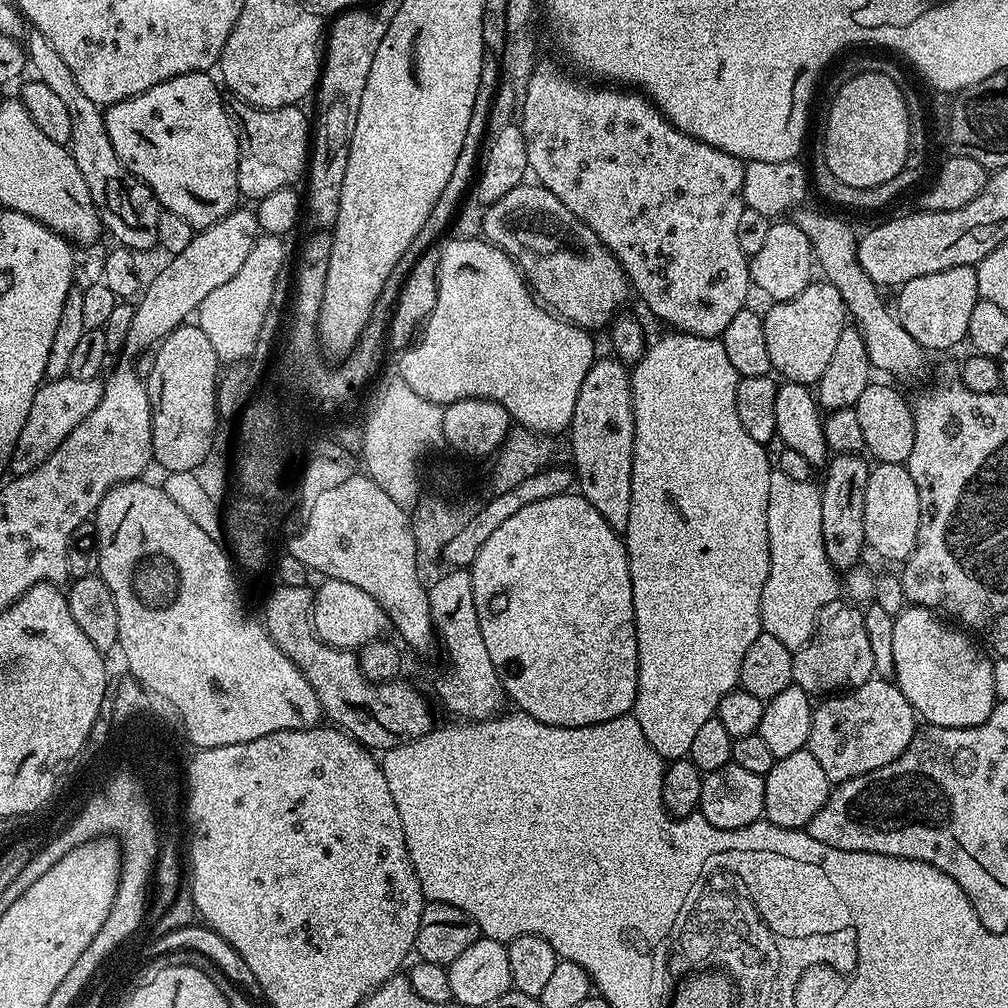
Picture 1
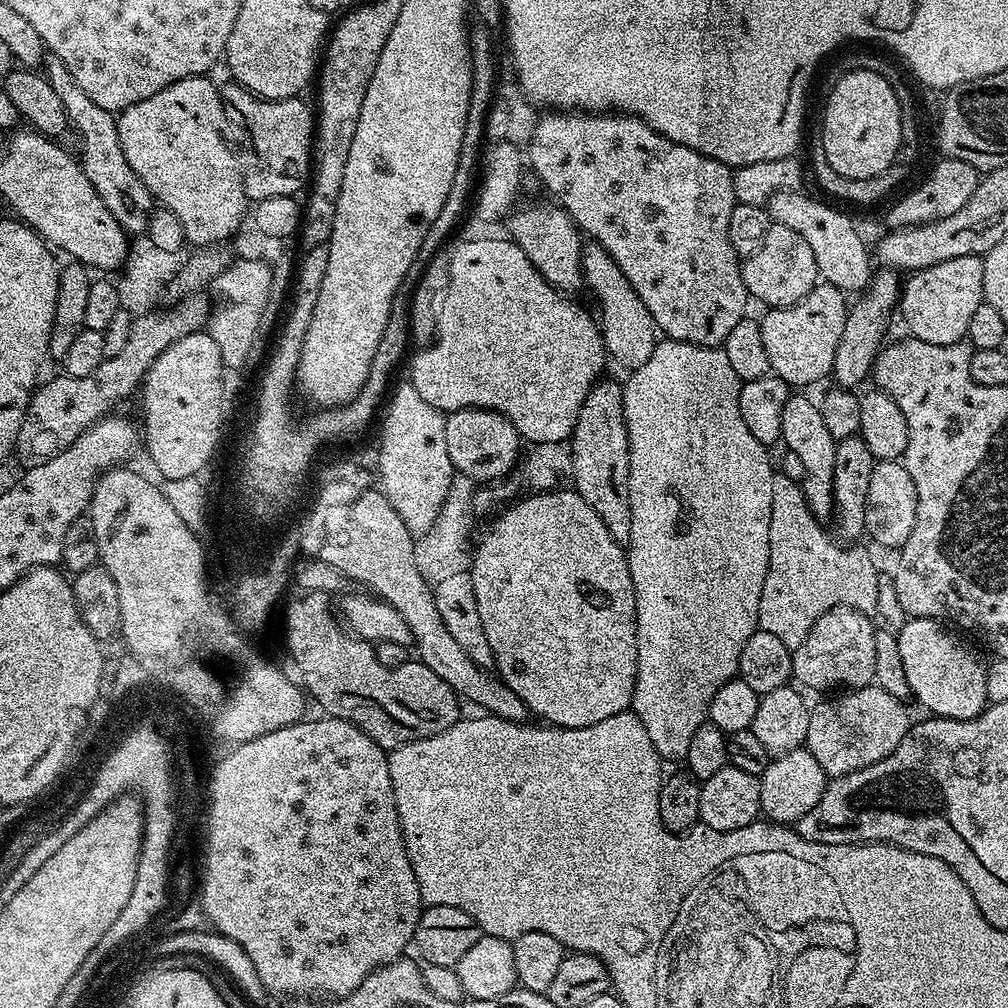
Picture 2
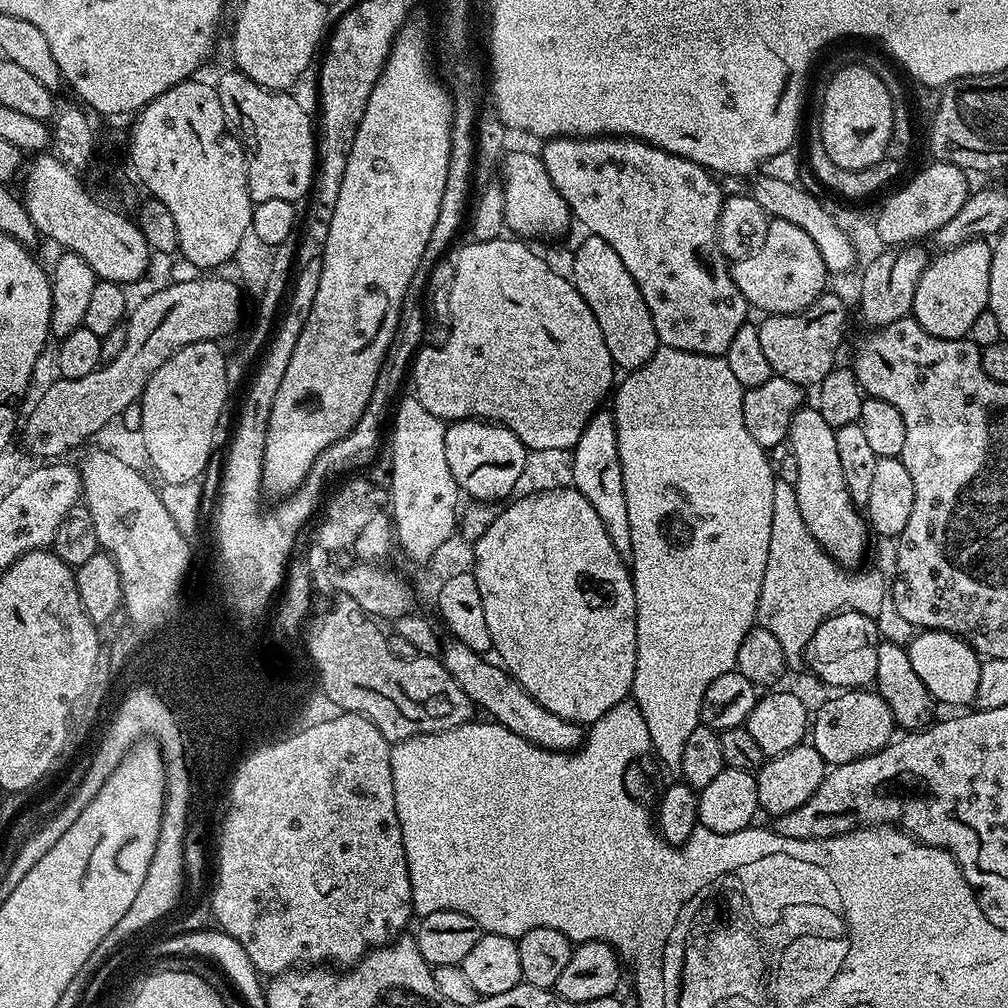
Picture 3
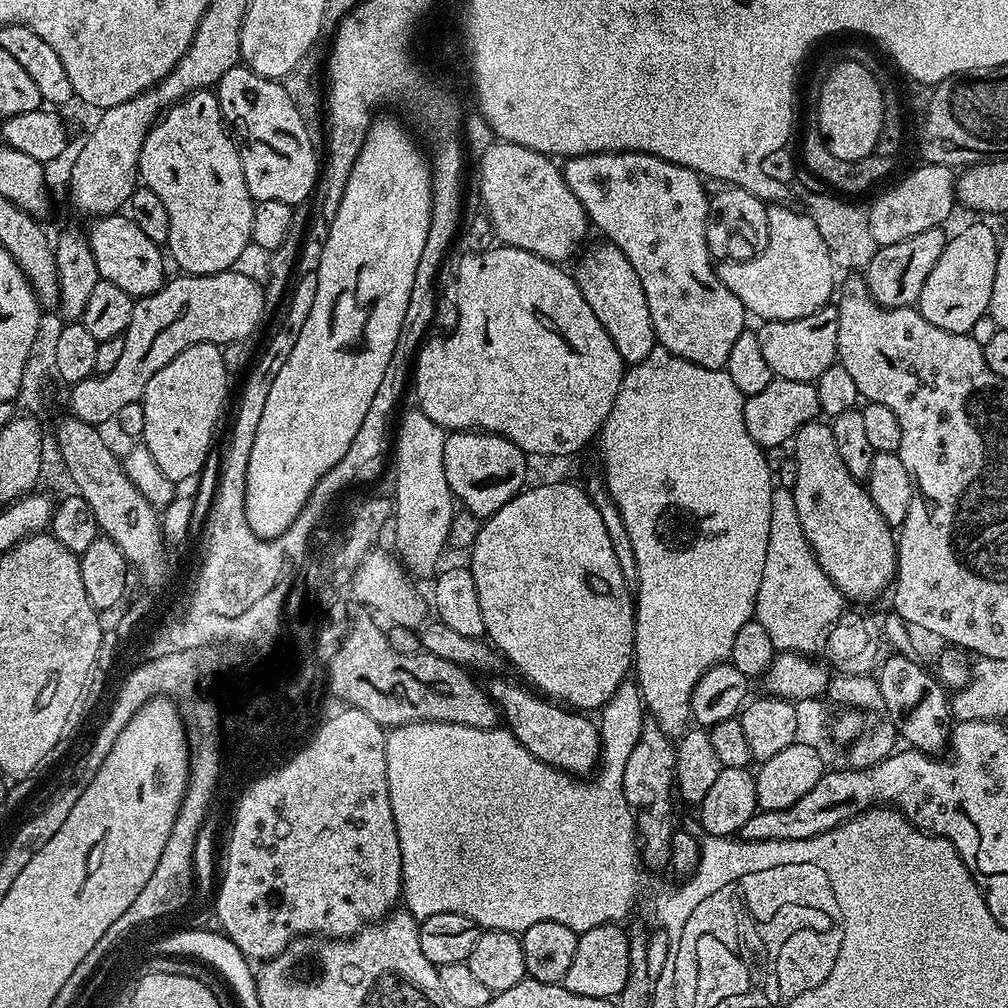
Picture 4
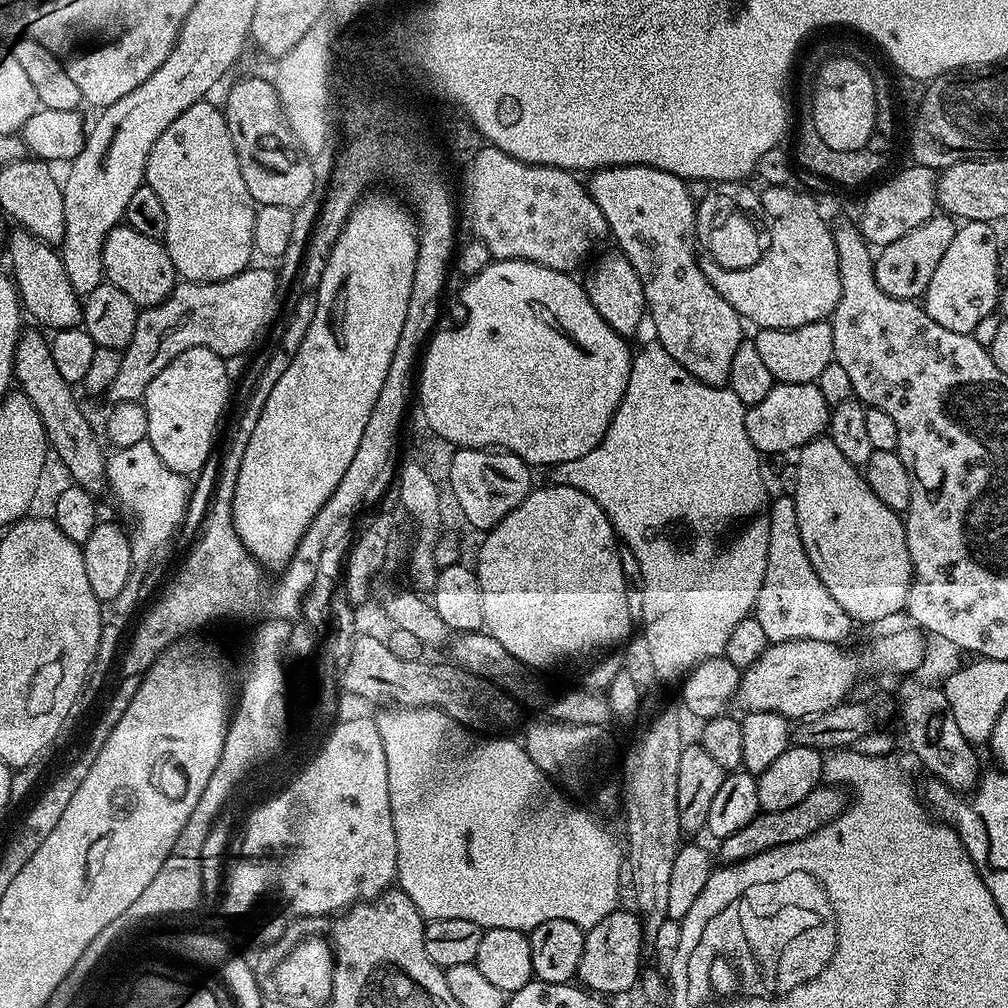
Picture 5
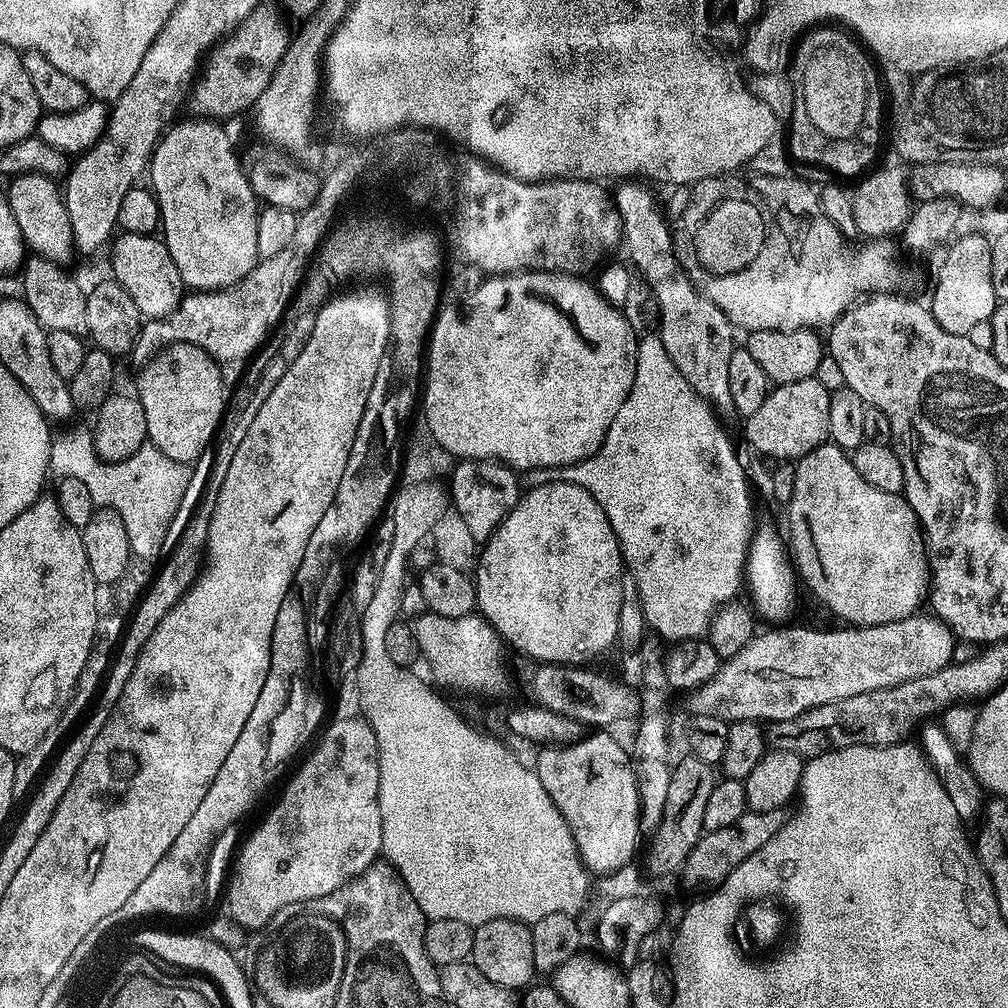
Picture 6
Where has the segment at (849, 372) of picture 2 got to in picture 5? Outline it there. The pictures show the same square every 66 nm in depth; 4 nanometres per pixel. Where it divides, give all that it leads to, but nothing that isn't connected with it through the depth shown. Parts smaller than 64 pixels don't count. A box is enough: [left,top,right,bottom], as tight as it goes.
[878,210,958,294]

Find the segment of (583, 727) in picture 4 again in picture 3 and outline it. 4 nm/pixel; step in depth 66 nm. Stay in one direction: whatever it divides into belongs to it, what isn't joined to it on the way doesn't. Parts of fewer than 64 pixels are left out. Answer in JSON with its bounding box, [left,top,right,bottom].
[442,638,586,752]

